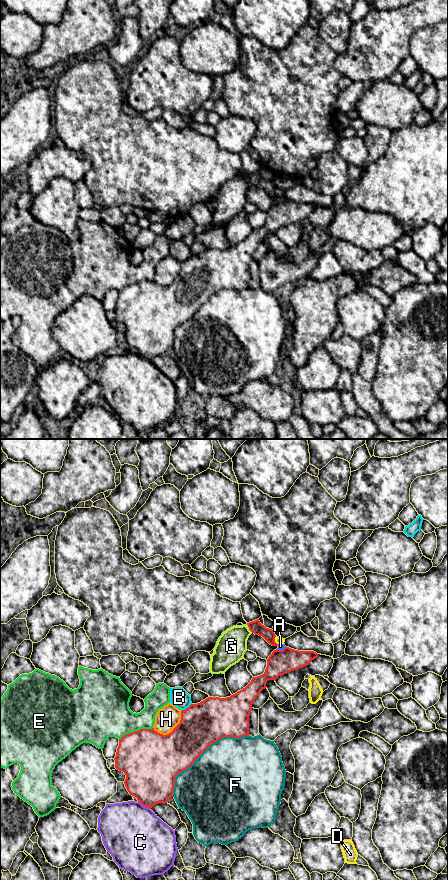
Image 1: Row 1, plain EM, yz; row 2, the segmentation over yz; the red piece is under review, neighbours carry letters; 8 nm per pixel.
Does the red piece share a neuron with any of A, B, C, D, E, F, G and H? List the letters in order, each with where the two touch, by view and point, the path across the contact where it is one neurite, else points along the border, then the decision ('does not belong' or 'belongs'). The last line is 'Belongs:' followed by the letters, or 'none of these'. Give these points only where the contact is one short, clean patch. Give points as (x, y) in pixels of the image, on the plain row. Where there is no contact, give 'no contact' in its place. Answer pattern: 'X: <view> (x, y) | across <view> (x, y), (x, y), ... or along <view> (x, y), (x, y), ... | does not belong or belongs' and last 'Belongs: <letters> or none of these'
A: yz (281, 202) | along yz (285, 198), (282, 201), (277, 201) | does not belong
B: yz (186, 260) | does not belong
C: yz (144, 357) | does not belong
D: yz (274, 192) | does not belong
E: yz (135, 283) | does not belong
F: yz (202, 304) | does not belong
G: yz (250, 182) | does not belong
H: yz (173, 282) | does not belong
Belongs: none of these

